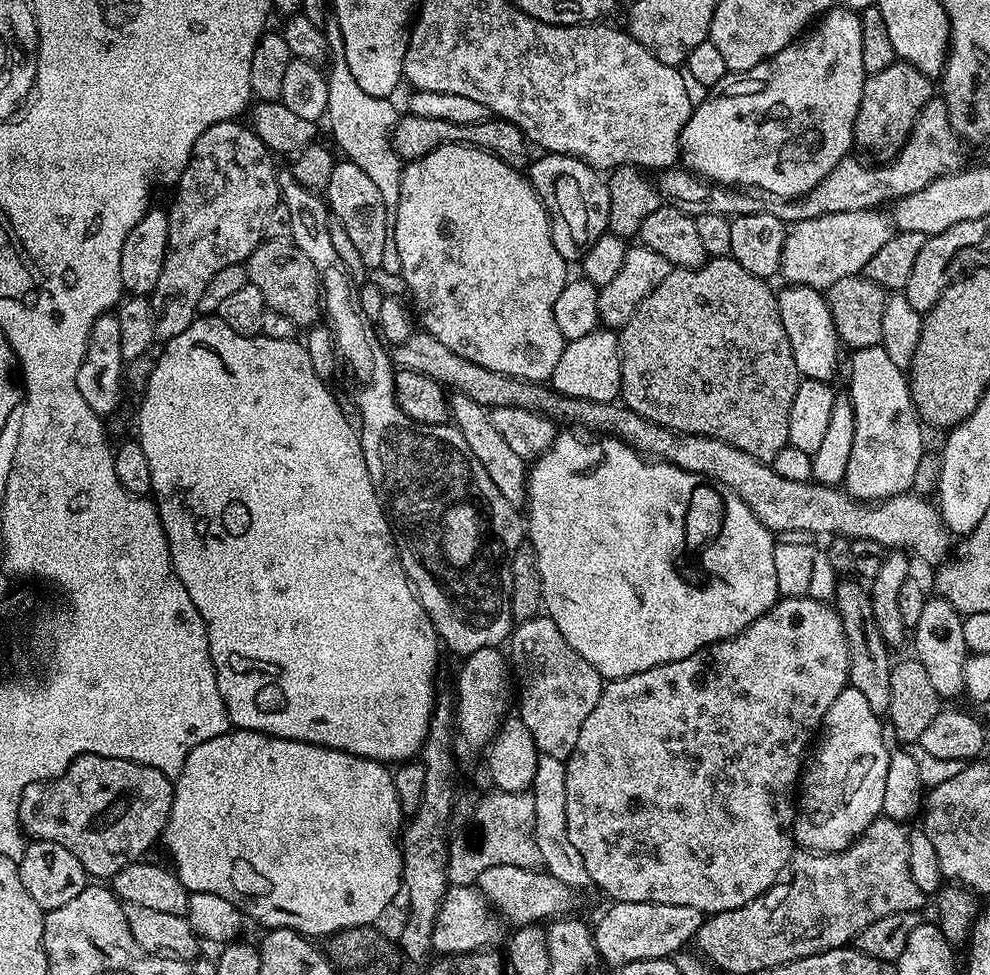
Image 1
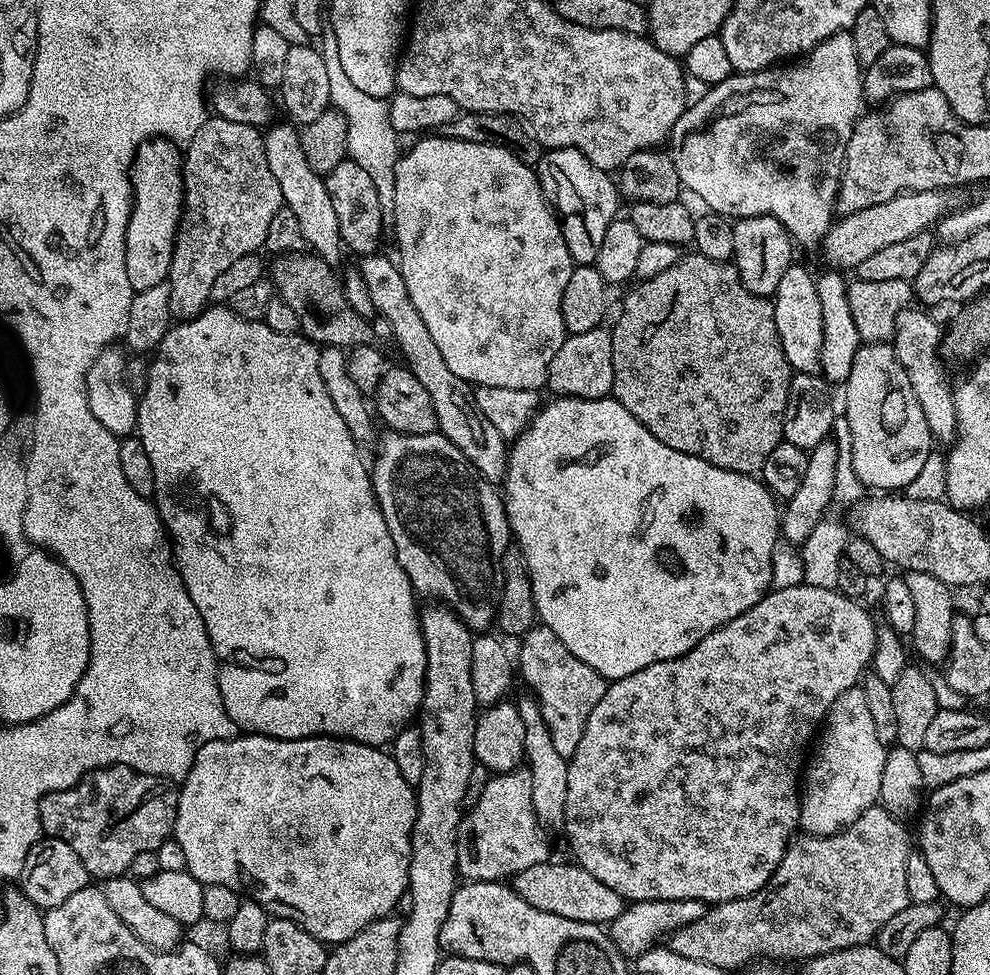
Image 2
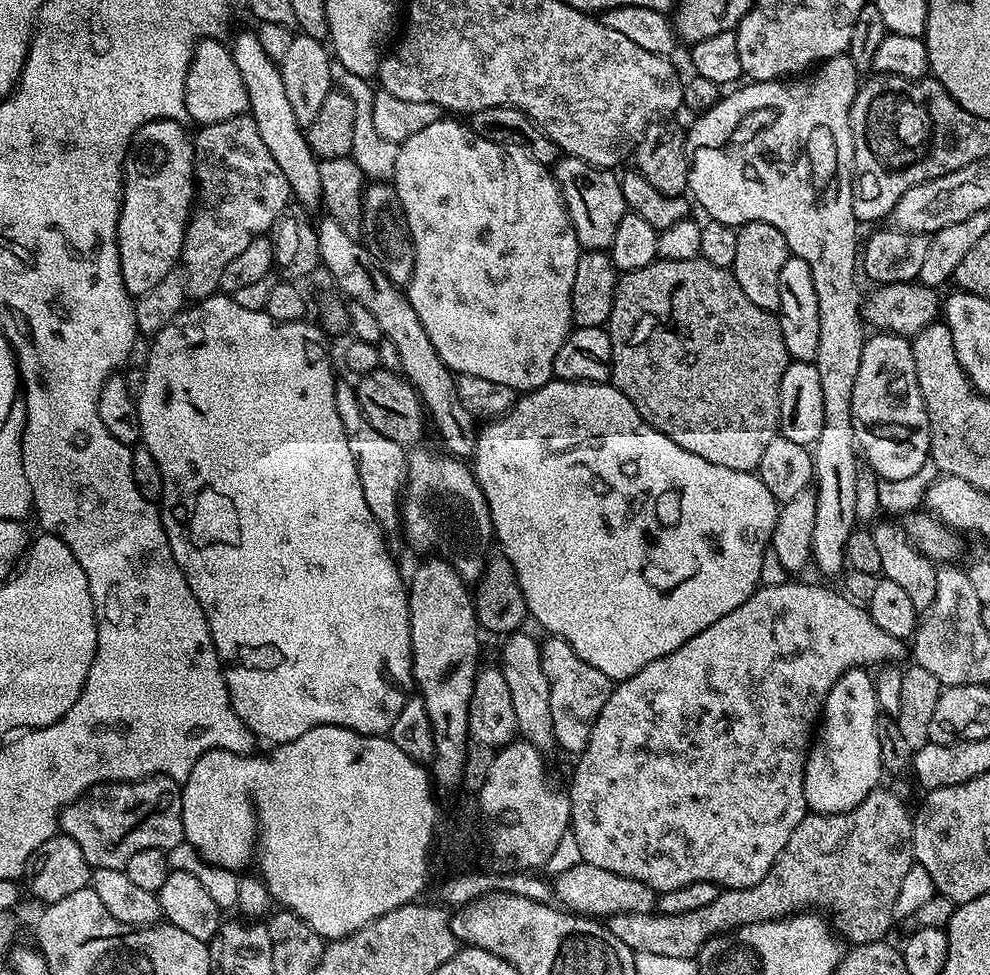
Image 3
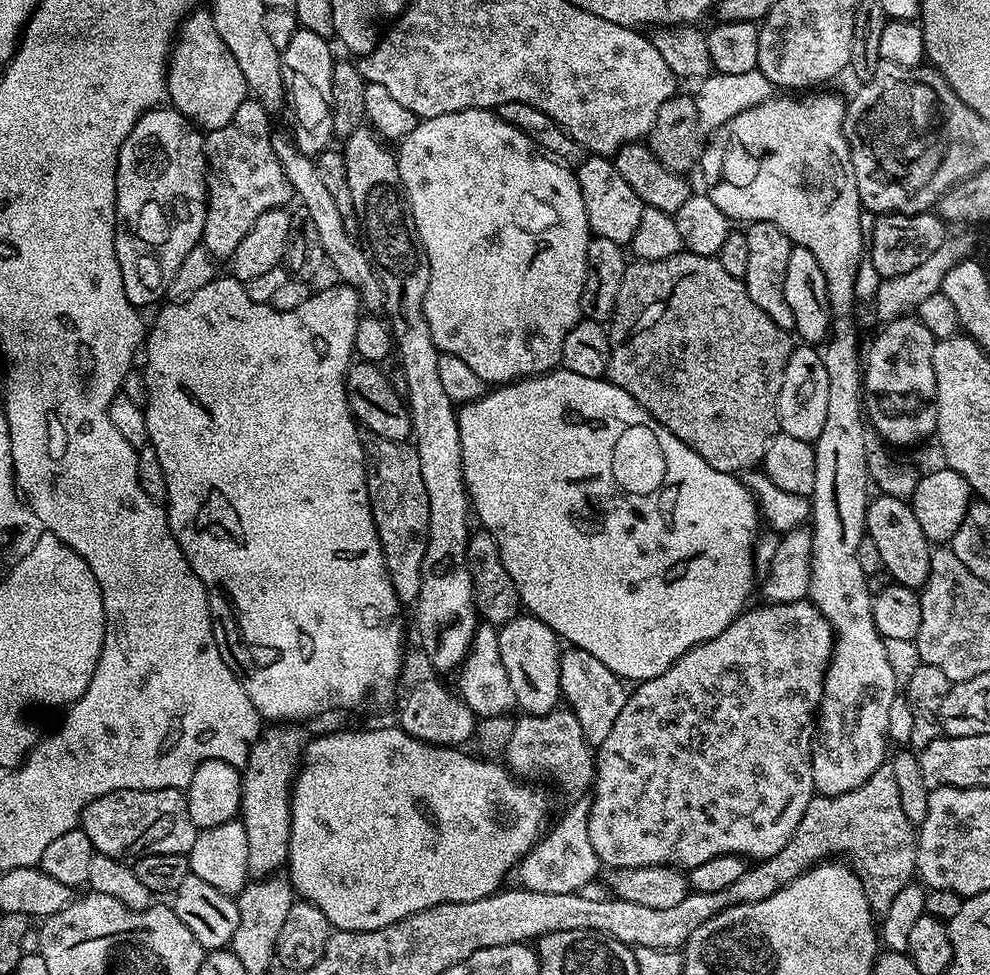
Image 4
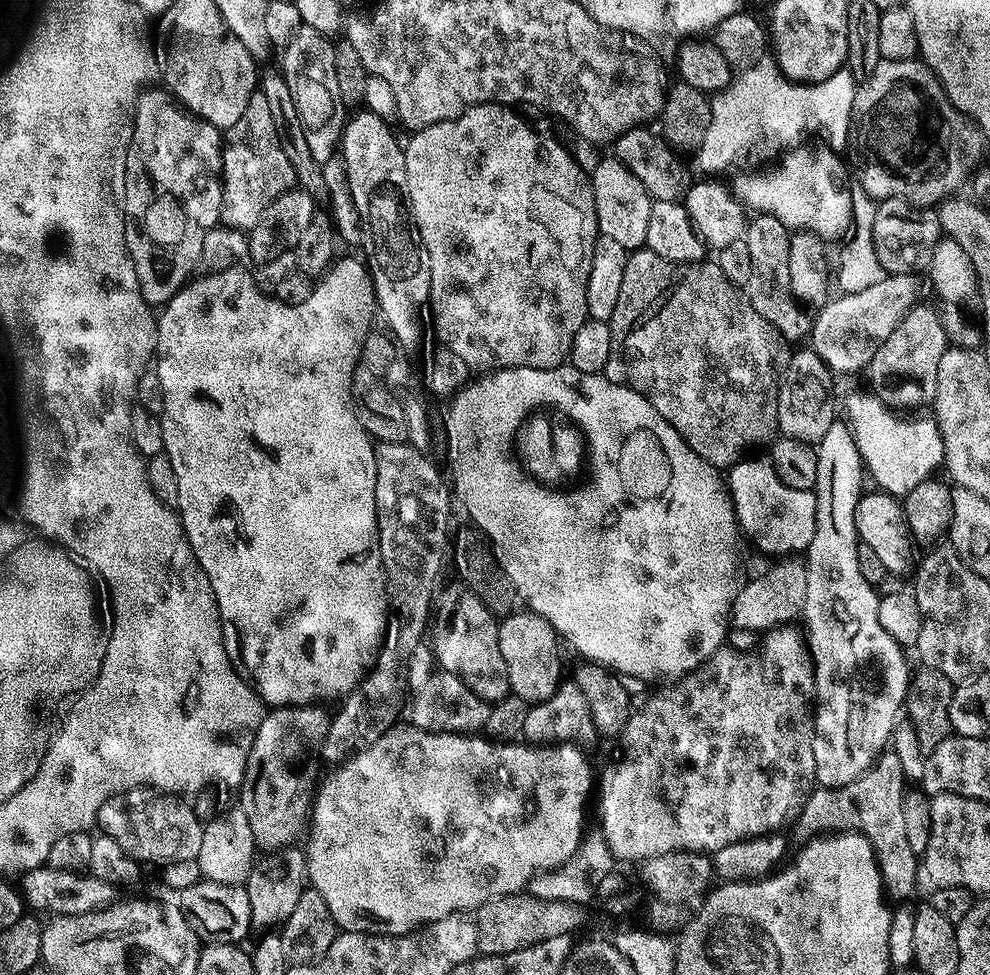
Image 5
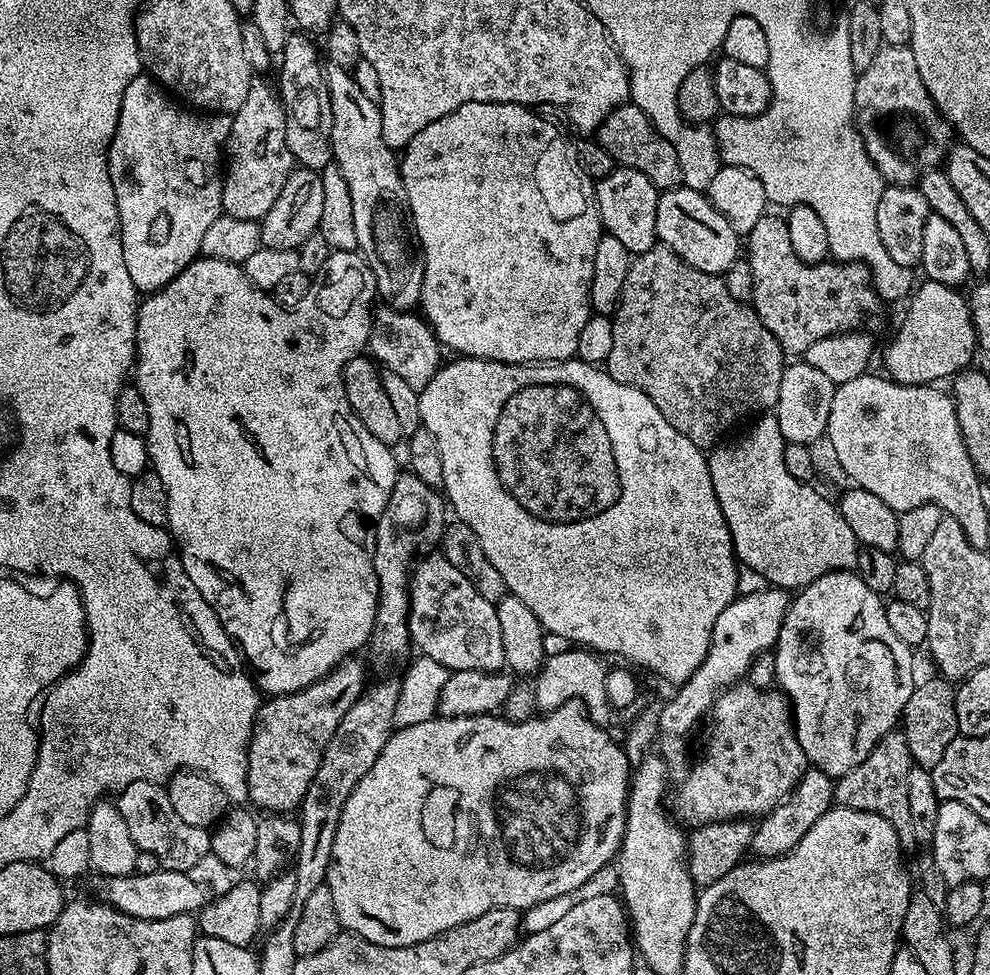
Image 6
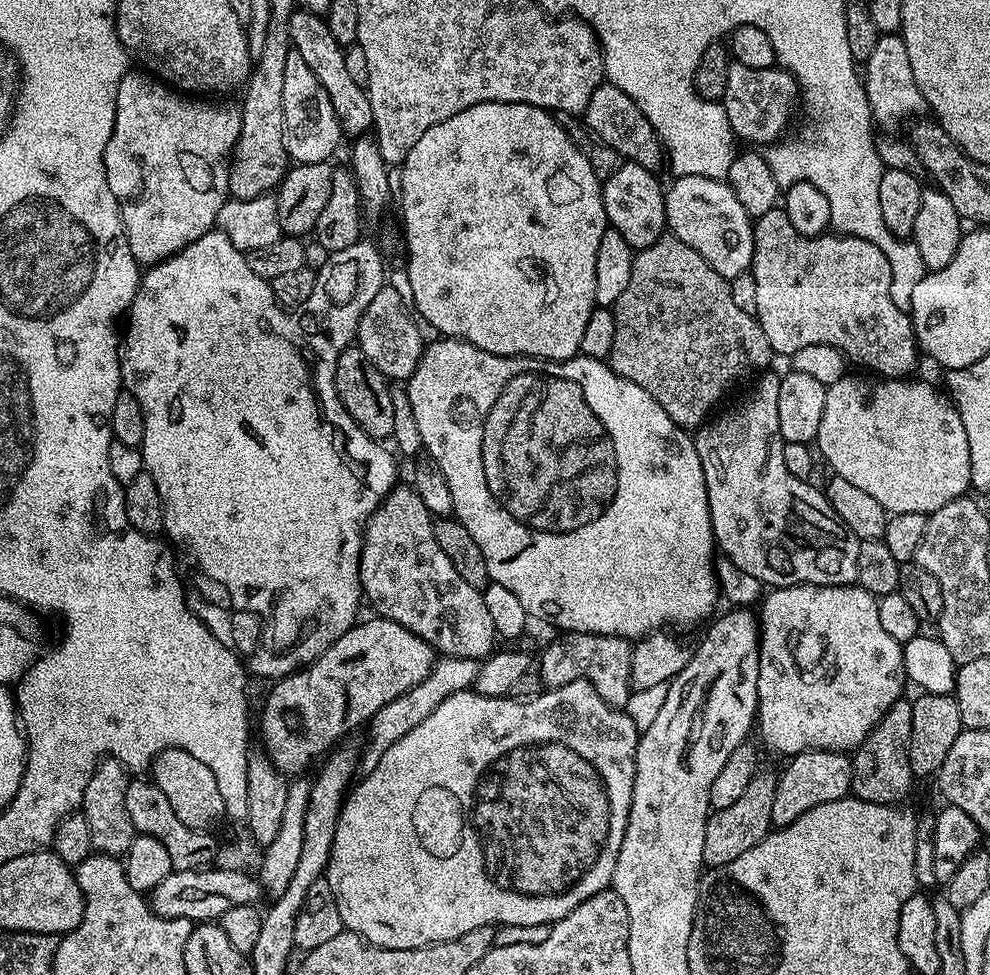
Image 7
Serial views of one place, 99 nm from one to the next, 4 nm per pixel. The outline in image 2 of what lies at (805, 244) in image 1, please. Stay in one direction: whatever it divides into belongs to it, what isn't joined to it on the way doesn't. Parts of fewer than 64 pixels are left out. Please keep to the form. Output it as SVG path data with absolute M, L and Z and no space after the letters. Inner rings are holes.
M935 188L934 190L922 190L921 192L905 192L900 196L890 198L890 202L882 202L878 206L866 206L849 216L840 216L828 229L822 241L822 249L828 255L828 260L833 269L855 270L870 254L875 254L885 246L891 246L893 242L903 242L906 238L914 238L914 234L927 232L933 226L939 224L941 216L946 216L957 205L957 193L951 188Z

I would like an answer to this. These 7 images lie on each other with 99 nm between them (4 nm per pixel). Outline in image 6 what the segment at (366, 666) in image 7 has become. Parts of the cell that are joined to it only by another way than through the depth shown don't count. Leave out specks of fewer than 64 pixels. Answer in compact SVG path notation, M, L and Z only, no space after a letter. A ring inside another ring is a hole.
M349 658L336 671L324 676L309 688L300 692L288 692L284 696L272 696L261 703L256 713L256 723L252 726L252 740L248 744L248 800L264 808L268 814L292 814L304 801L306 790L310 790L310 782L314 782L314 774L318 774L318 766L322 762L322 754L334 734L338 730L338 722L346 718L346 710L354 706L354 702L363 694L366 687L364 668Z

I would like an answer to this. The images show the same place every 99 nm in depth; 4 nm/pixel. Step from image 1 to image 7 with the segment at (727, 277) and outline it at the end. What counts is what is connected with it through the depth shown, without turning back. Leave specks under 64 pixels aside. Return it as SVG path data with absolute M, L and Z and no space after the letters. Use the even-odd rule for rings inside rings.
M671 234L660 236L658 242L635 253L630 283L622 290L622 298L618 298L612 313L614 346L607 363L622 378L642 386L642 390L666 410L669 418L685 430L699 429L709 419L708 411L739 380L763 373L774 360L772 347L766 342L759 320L753 313L738 310L731 283L711 268L698 250L690 250L686 242Z

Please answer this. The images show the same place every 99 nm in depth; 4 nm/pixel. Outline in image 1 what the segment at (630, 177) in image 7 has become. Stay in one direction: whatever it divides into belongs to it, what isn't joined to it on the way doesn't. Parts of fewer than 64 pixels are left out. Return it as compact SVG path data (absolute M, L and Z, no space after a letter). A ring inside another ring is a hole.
M557 152L540 154L537 160L535 157L529 163L526 175L548 212L558 254L562 254L565 262L583 261L590 246L594 246L594 242L598 242L598 238L608 232L610 194L607 179L584 160Z

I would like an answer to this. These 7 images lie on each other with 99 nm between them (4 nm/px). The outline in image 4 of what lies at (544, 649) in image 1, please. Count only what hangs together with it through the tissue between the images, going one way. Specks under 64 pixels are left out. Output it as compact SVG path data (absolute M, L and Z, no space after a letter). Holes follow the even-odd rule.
M571 646L565 647L560 654L560 695L563 703L576 715L582 734L592 746L598 746L606 734L610 734L614 718L618 718L628 700L626 684L621 677L602 666L594 654L586 654L586 650Z

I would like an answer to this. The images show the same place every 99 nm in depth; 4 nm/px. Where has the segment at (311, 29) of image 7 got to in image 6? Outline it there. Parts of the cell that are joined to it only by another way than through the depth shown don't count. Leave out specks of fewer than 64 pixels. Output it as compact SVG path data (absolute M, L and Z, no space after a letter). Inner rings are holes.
M329 63L324 70L324 81L328 84L332 111L332 159L342 170L346 186L350 186L350 202L354 202L354 230L358 230L358 251L374 274L379 299L384 300L387 307L396 308L399 312L412 312L419 305L424 285L424 252L420 248L420 239L416 237L412 207L400 173L400 160L382 138L379 103L366 98L355 75L342 66Z

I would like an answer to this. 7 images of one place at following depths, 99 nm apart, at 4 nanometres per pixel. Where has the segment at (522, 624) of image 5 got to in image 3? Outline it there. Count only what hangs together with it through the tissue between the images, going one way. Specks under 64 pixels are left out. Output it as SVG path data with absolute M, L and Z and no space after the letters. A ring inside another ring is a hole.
M524 630L513 632L503 641L498 667L506 678L506 686L510 686L519 739L529 740L539 752L548 754L556 748L554 717L550 715L550 682L546 682L546 673L542 670L541 641L526 633Z

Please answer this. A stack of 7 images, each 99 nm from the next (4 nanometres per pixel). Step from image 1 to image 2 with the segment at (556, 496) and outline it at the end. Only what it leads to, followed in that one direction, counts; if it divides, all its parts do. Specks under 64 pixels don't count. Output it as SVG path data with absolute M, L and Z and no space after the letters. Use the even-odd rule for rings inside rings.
M561 396L559 398L552 398L549 404L547 401L541 407L540 411L532 417L527 428L515 440L511 441L508 450L508 470L504 473L502 481L502 499L504 509L508 515L508 525L512 527L512 540L514 541L515 547L519 548L521 554L524 556L528 573L532 579L532 593L534 594L539 623L543 627L554 630L554 634L558 634L558 638L562 638L562 646L566 646L566 650L570 650L570 654L574 654L574 658L582 658L582 662L586 662L586 666L598 670L598 674L603 676L605 681L608 682L626 678L630 674L634 674L654 662L673 660L682 654L686 654L694 646L698 646L698 642L702 642L702 638L706 638L706 634L718 630L726 622L738 618L738 614L750 610L750 606L754 606L764 597L764 593L773 587L771 578L771 554L778 541L782 516L778 508L776 512L777 501L774 499L772 493L764 487L763 483L755 475L746 472L731 472L725 468L720 468L717 464L710 463L709 460L702 459L700 456L691 456L685 452L674 450L670 446L666 446L666 442L658 442L658 438L654 438L654 434L650 434L650 430L646 430L646 426L642 426L642 422L638 422L638 418L634 418L634 414L630 414L630 410L626 410L626 406L619 404L615 398L603 396L595 400L594 398Z

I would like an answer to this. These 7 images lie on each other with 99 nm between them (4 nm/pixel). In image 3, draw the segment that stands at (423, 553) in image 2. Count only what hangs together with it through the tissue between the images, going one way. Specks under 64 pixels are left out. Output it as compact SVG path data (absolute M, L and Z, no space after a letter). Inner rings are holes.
M412 450L408 452L408 483L406 485L406 503L402 508L402 528L406 533L408 531L408 540L417 548L420 552L428 552L431 548L437 548L439 555L448 563L453 564L456 567L456 573L458 573L462 579L466 582L479 581L480 577L484 574L484 562L486 559L486 553L493 547L494 533L492 531L492 519L490 518L490 506L486 502L486 498L482 494L480 484L476 480L476 473L471 467L468 468L463 459L457 458L451 454L443 454L444 456L435 456L432 452L416 452L420 450Z

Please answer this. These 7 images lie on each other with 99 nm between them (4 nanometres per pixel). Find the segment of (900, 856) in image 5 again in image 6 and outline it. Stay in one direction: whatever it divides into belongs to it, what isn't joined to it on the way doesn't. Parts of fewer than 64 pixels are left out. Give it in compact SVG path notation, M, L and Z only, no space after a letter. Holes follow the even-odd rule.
M903 731L887 732L870 750L870 754L854 770L839 777L834 784L834 800L841 808L853 808L863 812L873 812L894 828L901 845L915 845L914 834L911 833L908 779L910 770L914 767L910 746L906 746Z

